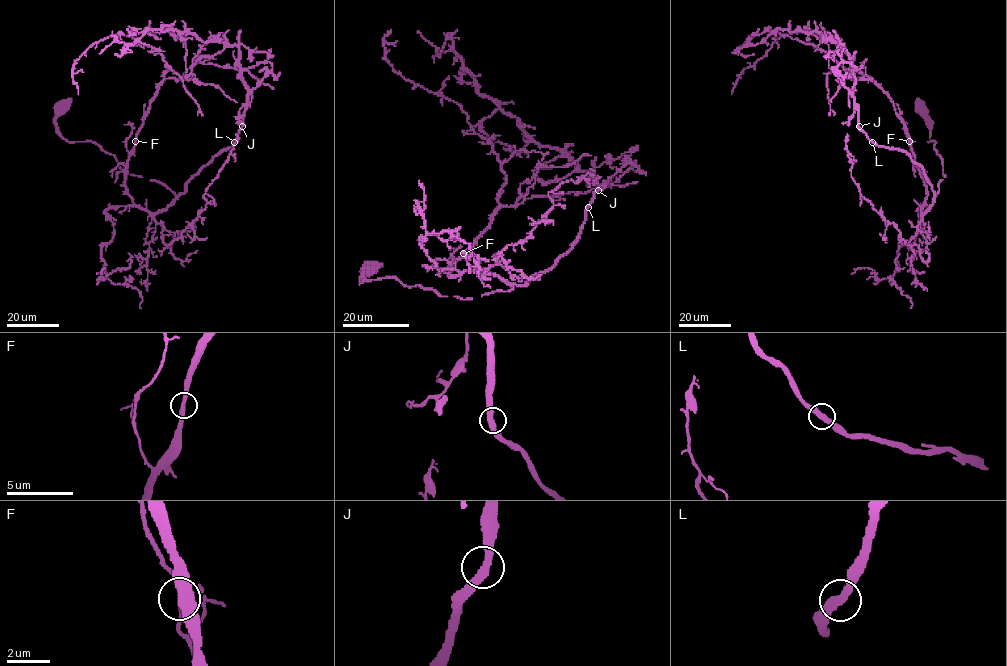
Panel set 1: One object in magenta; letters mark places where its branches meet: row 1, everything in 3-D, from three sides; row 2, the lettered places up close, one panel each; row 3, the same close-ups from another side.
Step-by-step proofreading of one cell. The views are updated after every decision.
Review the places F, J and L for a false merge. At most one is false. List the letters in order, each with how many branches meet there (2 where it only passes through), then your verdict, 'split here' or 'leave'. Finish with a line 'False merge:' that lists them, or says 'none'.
F: 2 | leave
J: 2 | leave
L: 2 | leave
False merge: none

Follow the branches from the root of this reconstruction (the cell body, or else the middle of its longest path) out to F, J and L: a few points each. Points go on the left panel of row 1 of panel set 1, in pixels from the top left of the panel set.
F: (62, 105), (59, 133), (164, 184), (175, 195), (164, 210), (128, 193), (135, 141)
J: (62, 105), (55, 123), (65, 139), (95, 142), (123, 171), (162, 182), (175, 197), (232, 145), (242, 126)
L: (62, 105), (55, 123), (65, 139), (95, 142), (115, 157), (123, 171), (162, 182), (175, 197), (234, 142)

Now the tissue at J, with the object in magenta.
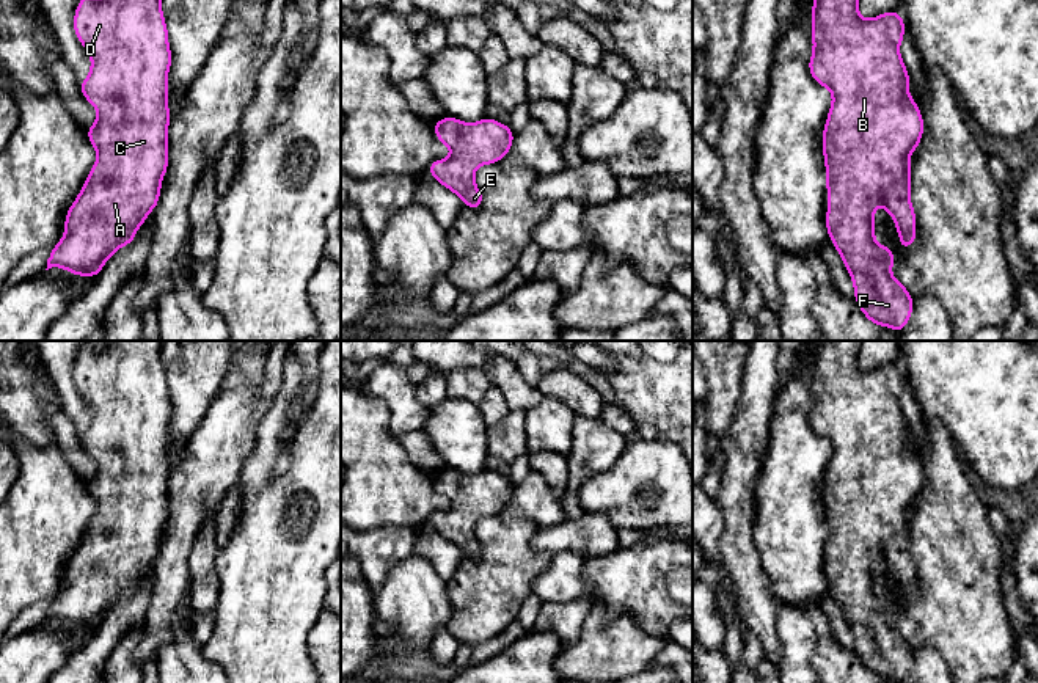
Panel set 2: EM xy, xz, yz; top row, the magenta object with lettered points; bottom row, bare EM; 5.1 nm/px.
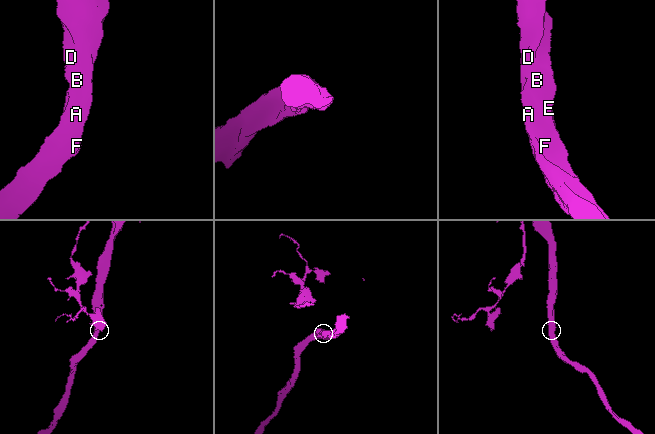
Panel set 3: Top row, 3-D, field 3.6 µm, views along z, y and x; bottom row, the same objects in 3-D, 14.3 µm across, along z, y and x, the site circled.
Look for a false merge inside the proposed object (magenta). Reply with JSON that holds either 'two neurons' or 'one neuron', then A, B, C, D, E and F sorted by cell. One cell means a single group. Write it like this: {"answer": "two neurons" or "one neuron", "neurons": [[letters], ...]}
{"answer": "one neuron", "neurons": [["A", "B", "C", "D", "E", "F"]]}

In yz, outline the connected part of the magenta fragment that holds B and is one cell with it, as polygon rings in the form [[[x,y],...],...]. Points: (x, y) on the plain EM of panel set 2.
[[[806,341],[817,347],[812,355],[812,408],[809,424],[815,433],[831,443],[832,455],[821,487],[826,520],[828,562],[826,581],[834,600],[848,622],[854,652],[862,666],[875,677],[901,683],[912,666],[912,648],[890,625],[894,601],[879,597],[875,590],[875,561],[883,557],[892,568],[900,587],[900,598],[916,595],[916,562],[911,556],[911,506],[920,496],[925,477],[920,460],[909,446],[909,424],[900,407],[906,377],[898,363],[887,363],[872,371],[859,367],[862,341]]]

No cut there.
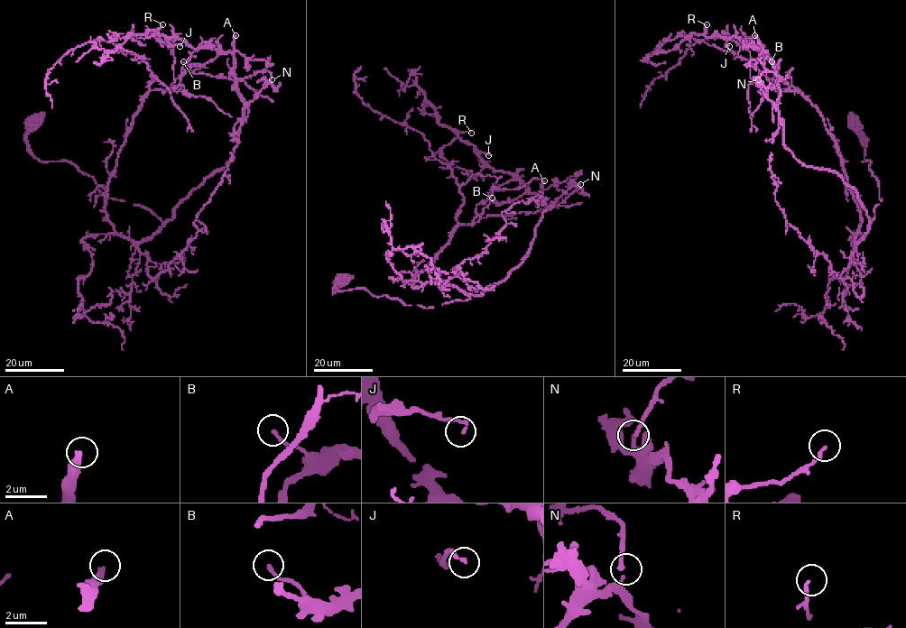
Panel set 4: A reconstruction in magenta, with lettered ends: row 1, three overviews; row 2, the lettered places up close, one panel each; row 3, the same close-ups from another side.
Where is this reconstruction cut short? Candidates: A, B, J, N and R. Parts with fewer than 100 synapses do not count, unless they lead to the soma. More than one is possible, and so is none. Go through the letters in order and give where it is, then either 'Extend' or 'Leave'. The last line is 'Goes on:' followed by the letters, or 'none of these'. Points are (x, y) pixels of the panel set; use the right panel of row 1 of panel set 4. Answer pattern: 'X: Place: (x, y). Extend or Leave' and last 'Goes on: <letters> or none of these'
A: Place: (754, 35). Extend
B: Place: (771, 61). Leave
J: Place: (729, 46). Leave
N: Place: (758, 79). Leave
R: Place: (707, 24). Leave
Goes on: A

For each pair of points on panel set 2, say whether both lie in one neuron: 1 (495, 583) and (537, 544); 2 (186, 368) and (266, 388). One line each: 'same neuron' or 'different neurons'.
1: different neurons
2: different neurons

